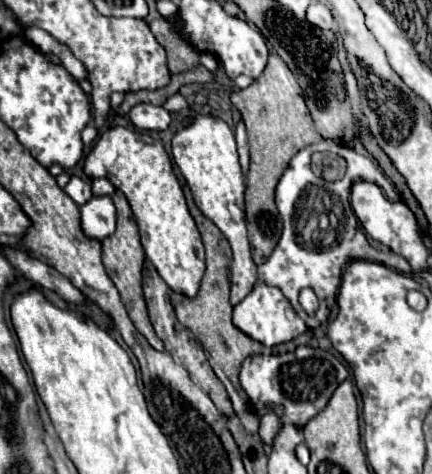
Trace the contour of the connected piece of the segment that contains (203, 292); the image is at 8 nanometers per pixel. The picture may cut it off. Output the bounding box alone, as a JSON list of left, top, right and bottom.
[172,194,264,434]

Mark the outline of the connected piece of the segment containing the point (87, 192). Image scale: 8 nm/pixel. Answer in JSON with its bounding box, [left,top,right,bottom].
[64,176,92,206]

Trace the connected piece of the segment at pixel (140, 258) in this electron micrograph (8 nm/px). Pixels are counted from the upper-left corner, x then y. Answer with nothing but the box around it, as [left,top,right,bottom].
[102,190,164,350]

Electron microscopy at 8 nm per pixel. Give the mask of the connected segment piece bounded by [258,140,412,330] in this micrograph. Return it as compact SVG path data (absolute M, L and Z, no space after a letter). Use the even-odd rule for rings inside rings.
M322 140L320 144L314 144L314 146L300 150L292 158L290 166L282 174L278 188L276 188L276 206L278 206L278 212L284 220L284 230L282 230L282 236L280 236L272 256L264 264L258 266L258 280L268 284L268 286L280 288L282 294L290 300L292 308L308 324L310 330L320 328L328 320L330 308L336 304L336 294L338 294L340 280L342 280L342 268L340 266L344 266L346 260L348 262L352 262L352 260L378 262L378 264L384 264L384 266L388 266L400 274L406 274L406 276L410 276L410 272L412 272L410 264L402 256L398 256L394 252L382 254L368 244L368 240L360 228L360 222L356 220L354 210L350 208L350 198L348 198L350 188L356 180L374 182L384 190L386 198L400 200L390 178L378 166L374 166L370 158L366 158L366 156L362 156L362 154L342 146L342 144L336 144L332 140ZM320 150L338 152L346 160L348 170L346 170L342 180L326 182L326 180L314 176L314 172L310 168L310 156L312 156L312 152L320 152ZM302 288L312 288L316 292L318 302L320 302L316 316L308 316L302 310L302 306L298 304L298 292Z

